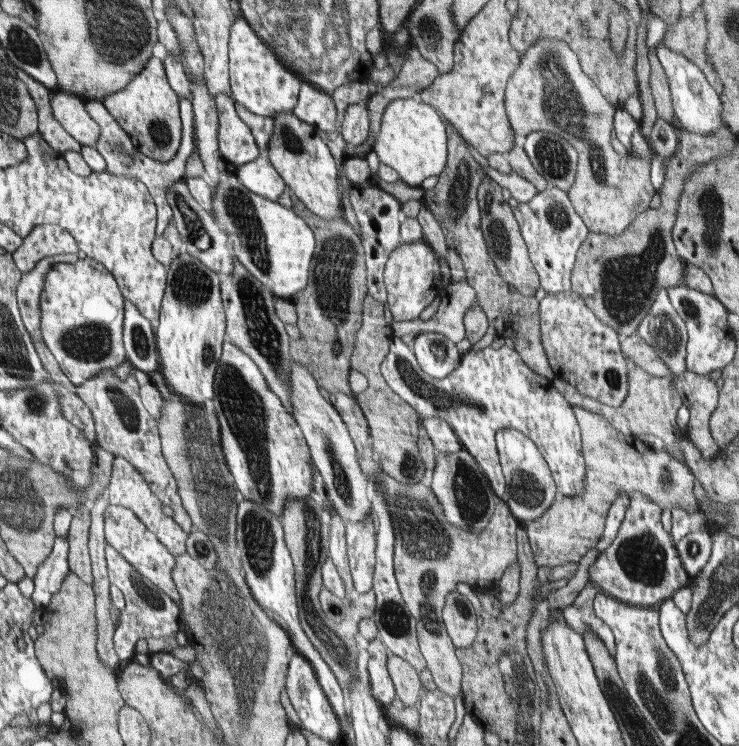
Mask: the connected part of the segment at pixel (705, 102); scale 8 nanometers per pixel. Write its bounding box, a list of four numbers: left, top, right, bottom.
[646,12,723,136]

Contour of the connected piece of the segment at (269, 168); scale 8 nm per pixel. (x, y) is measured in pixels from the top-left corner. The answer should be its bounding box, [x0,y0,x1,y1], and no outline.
[235,156,286,201]

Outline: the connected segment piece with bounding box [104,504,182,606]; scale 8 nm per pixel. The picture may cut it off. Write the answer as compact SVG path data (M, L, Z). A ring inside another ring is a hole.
M108 505L104 513L105 542L114 547L142 576L160 587L171 599L180 606L180 595L172 580L175 568L175 555L167 548L159 537L147 528L132 512L132 509L118 505Z

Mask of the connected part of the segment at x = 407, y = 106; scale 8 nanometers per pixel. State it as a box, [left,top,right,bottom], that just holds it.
[370,98,446,187]

